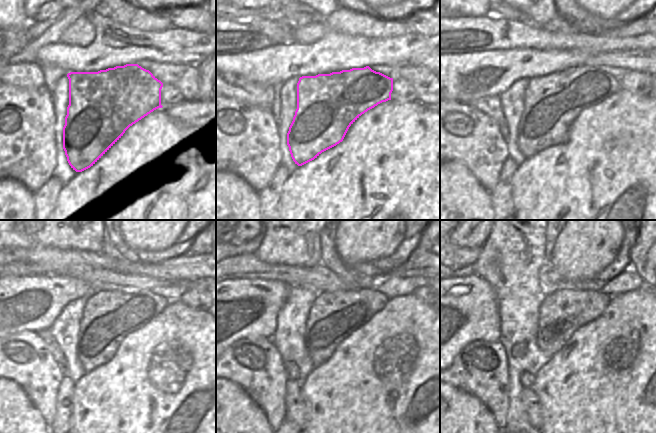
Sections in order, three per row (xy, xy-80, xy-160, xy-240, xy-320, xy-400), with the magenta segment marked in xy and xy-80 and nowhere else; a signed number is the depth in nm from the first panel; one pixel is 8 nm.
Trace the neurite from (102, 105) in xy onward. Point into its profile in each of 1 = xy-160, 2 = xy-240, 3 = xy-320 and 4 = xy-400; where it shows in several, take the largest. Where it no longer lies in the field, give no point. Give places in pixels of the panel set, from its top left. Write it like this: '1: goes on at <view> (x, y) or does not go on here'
1: goes on at xy-160 (552, 102)
2: goes on at xy-240 (108, 317)
3: goes on at xy-320 (333, 316)
4: goes on at xy-400 (562, 312)

